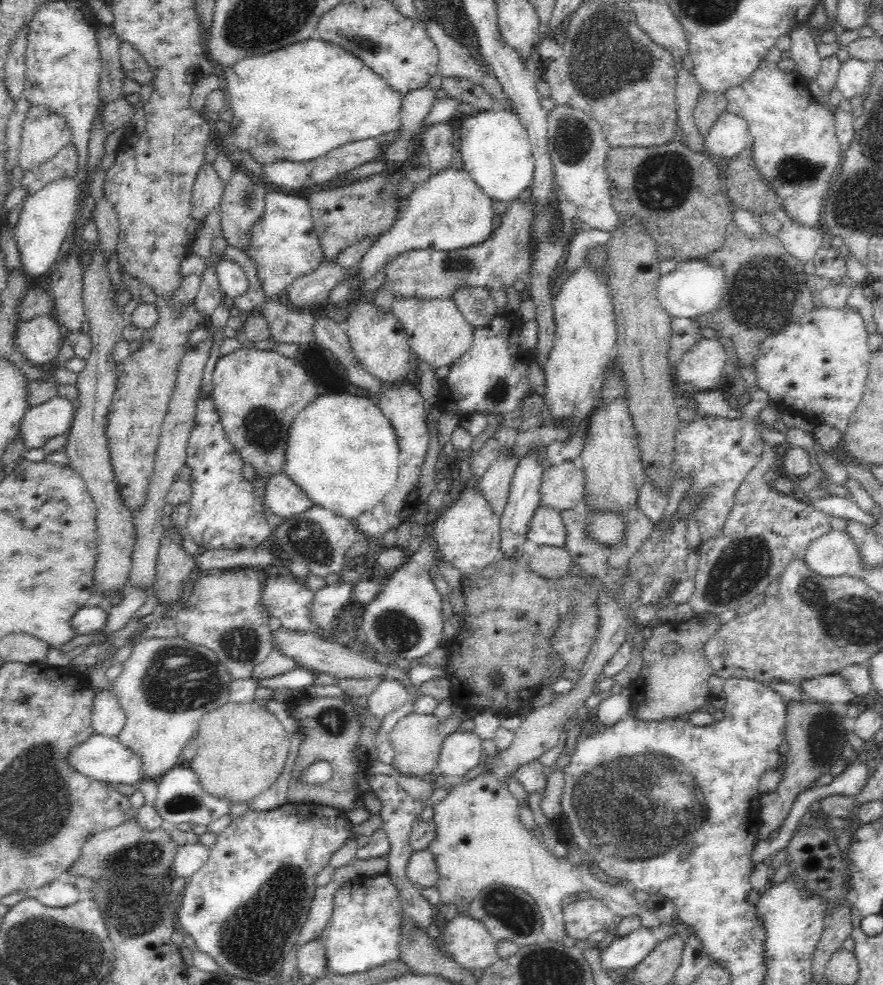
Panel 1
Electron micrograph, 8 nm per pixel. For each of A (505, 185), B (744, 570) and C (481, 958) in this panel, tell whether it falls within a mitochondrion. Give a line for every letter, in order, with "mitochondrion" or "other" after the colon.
A: other
B: mitochondrion
C: other

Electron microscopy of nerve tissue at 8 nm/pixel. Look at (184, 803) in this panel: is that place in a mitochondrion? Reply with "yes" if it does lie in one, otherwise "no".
yes

